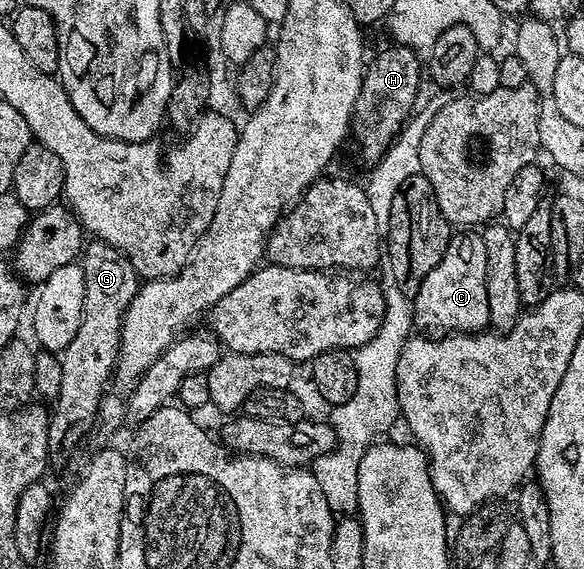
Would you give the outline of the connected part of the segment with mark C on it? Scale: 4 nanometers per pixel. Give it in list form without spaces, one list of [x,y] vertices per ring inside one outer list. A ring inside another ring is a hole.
[[[478,232],[451,233],[448,248],[444,248],[444,256],[440,256],[440,264],[424,276],[424,284],[420,284],[420,292],[412,300],[414,307],[414,330],[422,332],[427,326],[430,332],[482,332],[490,325],[488,320],[488,292],[484,289],[484,240]]]

